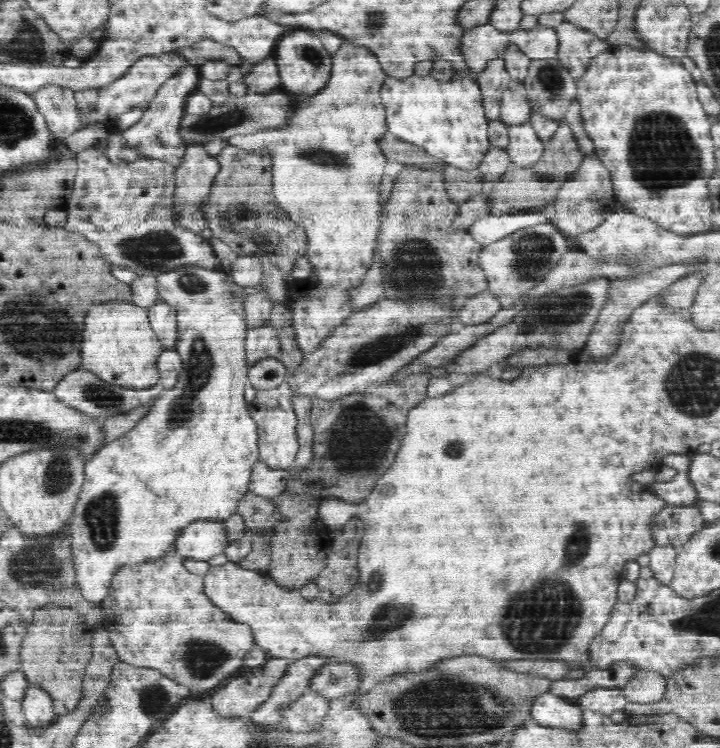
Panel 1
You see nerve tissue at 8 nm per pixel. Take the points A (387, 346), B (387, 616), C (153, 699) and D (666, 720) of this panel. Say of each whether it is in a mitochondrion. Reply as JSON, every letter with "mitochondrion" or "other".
{"A":"mitochondrion","B":"mitochondrion","C":"mitochondrion","D":"other"}

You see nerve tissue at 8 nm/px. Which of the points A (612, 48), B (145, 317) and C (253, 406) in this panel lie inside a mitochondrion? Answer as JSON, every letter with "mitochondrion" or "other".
{"A":"other","B":"other","C":"other"}

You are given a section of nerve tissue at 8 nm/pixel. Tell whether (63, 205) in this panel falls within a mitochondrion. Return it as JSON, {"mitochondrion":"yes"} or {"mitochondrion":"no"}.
{"mitochondrion":"no"}

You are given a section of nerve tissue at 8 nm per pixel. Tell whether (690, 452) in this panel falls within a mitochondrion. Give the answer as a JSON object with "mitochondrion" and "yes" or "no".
{"mitochondrion":"no"}

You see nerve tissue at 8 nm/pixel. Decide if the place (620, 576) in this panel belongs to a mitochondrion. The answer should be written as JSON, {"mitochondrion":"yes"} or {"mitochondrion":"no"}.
{"mitochondrion":"no"}

